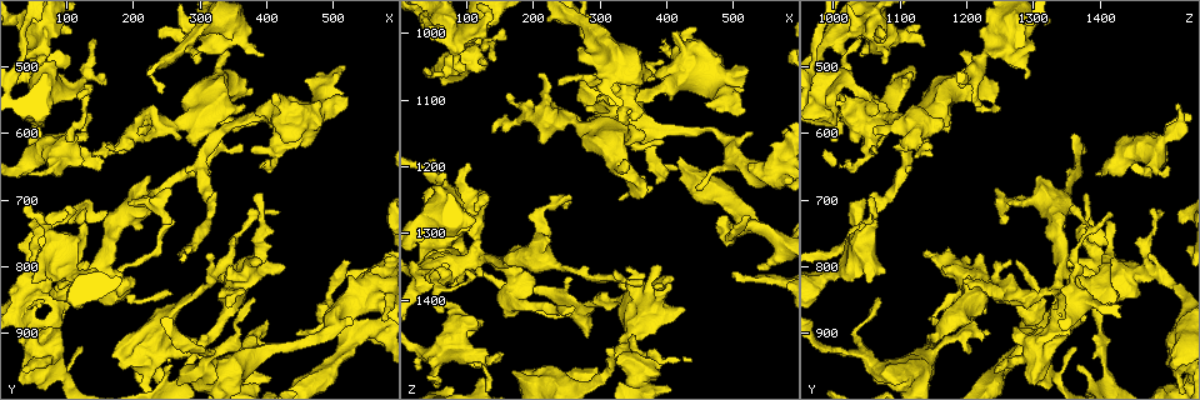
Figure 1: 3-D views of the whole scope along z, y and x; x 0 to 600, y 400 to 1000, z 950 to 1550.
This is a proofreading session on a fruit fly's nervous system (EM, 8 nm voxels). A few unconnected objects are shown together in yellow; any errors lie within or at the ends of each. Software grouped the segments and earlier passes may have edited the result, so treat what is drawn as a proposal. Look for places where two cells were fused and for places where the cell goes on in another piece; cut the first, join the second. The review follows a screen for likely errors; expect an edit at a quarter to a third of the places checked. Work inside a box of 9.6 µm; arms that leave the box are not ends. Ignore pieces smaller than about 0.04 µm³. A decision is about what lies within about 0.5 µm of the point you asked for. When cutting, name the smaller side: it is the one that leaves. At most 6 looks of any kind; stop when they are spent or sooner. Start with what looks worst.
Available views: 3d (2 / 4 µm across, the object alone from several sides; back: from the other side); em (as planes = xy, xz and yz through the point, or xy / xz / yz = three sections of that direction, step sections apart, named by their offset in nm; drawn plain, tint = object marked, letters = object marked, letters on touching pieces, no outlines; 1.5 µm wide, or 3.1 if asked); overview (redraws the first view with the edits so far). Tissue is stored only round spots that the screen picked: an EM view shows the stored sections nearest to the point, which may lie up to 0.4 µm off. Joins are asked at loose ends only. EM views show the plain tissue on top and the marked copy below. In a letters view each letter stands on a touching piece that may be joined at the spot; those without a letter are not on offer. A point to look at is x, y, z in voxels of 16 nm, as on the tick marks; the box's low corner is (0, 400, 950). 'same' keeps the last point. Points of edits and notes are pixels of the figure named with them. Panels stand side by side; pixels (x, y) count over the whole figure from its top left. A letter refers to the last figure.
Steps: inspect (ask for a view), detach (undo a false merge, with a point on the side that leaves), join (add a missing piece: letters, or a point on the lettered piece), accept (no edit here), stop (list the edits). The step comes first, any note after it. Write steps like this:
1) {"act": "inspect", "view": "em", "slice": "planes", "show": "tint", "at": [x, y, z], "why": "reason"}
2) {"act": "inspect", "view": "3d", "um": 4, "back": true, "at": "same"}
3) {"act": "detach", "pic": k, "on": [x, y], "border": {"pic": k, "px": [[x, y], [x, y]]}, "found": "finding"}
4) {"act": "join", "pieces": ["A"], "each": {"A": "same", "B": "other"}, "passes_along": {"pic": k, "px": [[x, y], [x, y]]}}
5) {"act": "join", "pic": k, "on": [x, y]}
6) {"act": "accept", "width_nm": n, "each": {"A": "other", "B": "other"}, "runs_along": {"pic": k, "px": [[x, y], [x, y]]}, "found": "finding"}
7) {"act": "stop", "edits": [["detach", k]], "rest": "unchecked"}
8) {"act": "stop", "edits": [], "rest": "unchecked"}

{"act": "inspect", "view": "em", "slice": "yz", "step": 4, "show": "tint", "at": [525, 795, 1275], "why": "thin end"}

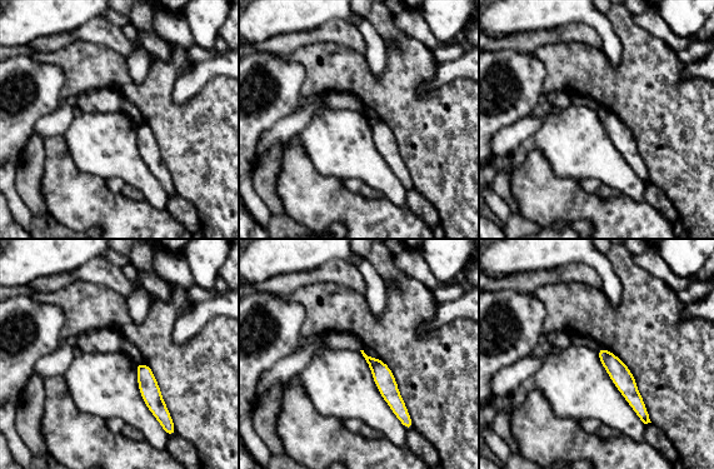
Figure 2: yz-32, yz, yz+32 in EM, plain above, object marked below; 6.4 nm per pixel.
{"act": "inspect", "view": "em", "slice": "planes", "show": "letters", "at": "same"}

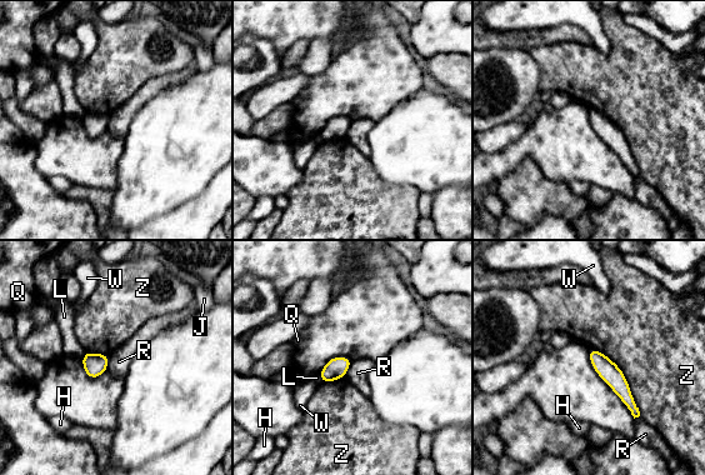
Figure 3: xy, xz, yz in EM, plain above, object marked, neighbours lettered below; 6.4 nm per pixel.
{"act": "accept", "each": {"H": "other", "J": "other", "L": "other", "Q": "other", "R": "other", "W": "other", "Z": "other"}, "runs_along": {"pic": 3, "px": [[591, 351], [616, 380], [635, 413]]}, "found": "none of them fits"}

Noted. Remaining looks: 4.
{"act": "inspect", "view": "em", "slice": "yz", "step": 8, "show": "tint", "at": [200, 945, 1520], "why": "calibre changes"}

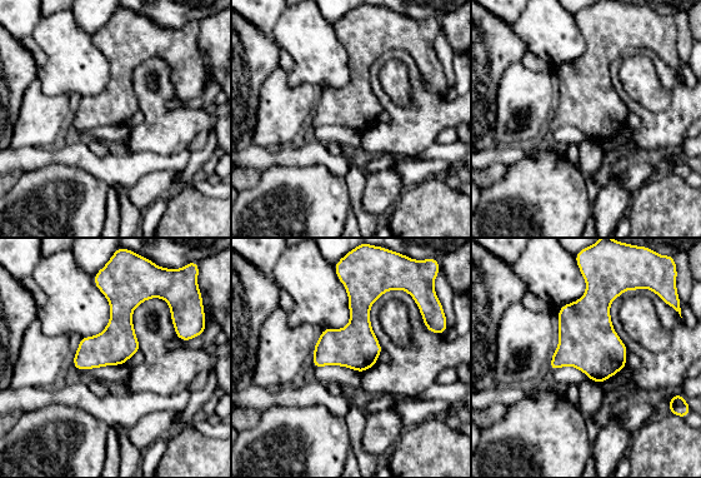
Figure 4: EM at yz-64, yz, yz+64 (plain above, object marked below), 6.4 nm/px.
{"act": "inspect", "view": "em", "slice": "planes", "show": "letters", "at": "same", "why": "cut it another way"}

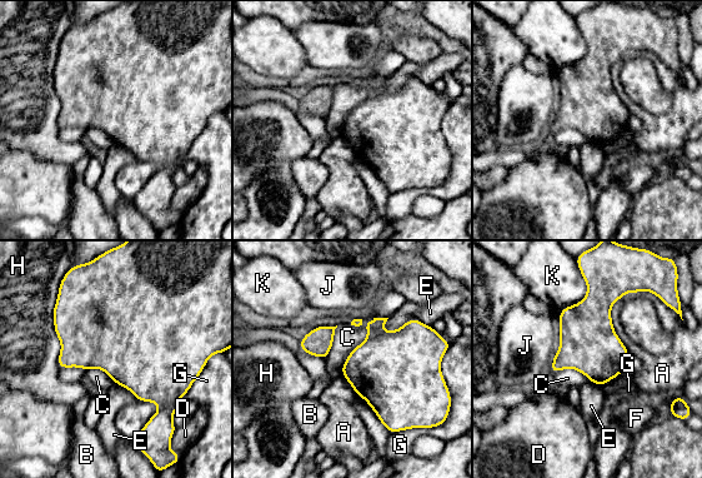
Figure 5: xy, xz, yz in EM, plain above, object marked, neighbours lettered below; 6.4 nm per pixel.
{"act": "accept", "width_nm": 360, "each": {"A": "other", "B": "other", "C": "other", "D": "other", "E": "other", "F": "other", "G": "other", "H": "other", "J": "other", "K": "other"}, "found": "continuous, no second cell"}

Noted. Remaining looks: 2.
{"act": "inspect", "view": "3d", "um": 4, "back": true, "at": [415, 575, 1070]}

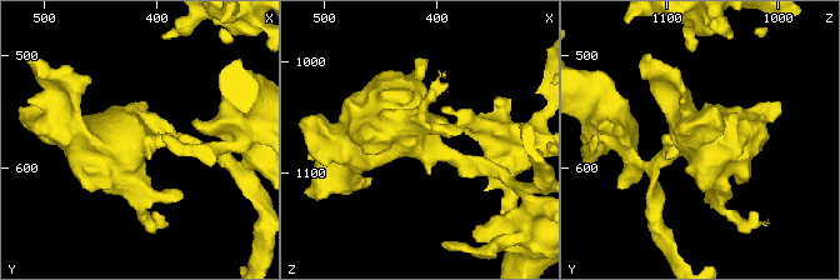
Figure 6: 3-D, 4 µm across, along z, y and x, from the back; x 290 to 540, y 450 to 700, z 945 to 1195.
{"act": "inspect", "view": "em", "slice": "yz", "step": 8, "show": "letters", "at": [418, 576, 1070]}

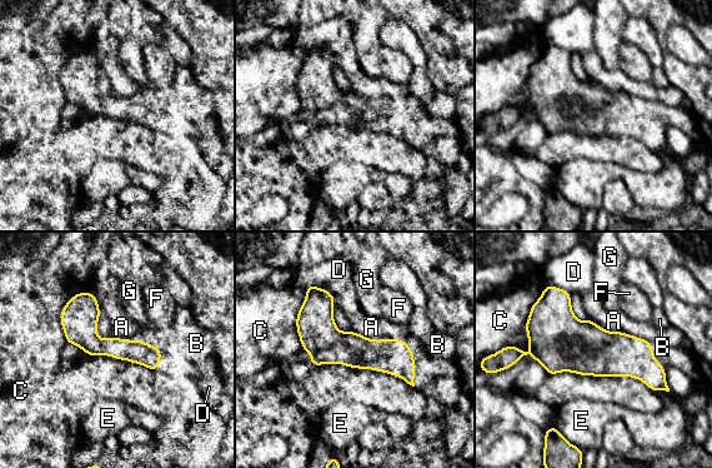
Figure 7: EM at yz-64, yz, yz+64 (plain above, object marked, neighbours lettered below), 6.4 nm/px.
{"act": "accept", "longest_contact_nm": ["C", 600], "each": {"A": "other", "B": "other", "C": "other", "D": "other", "E": "other", "F": "other", "G": "other"}, "found": "all the same cell"}

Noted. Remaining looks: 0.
{"act": "stop", "edits": [], "rest": "unchecked"}

